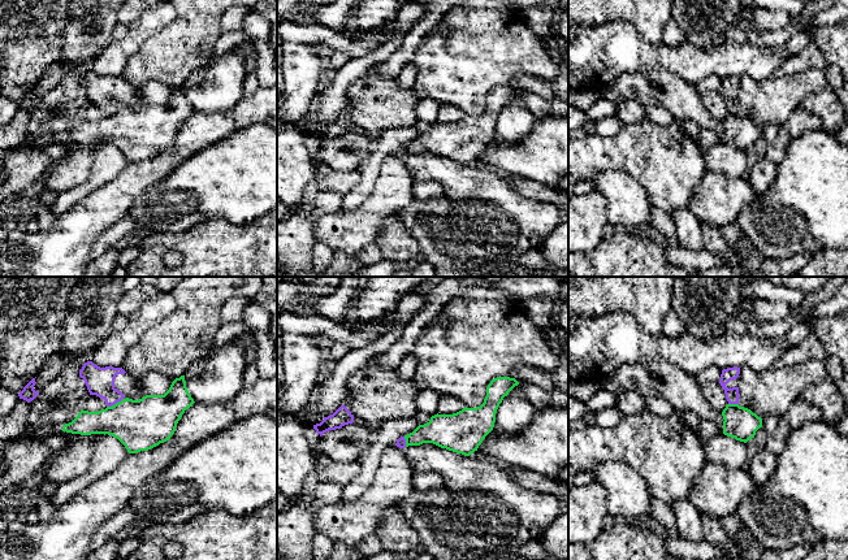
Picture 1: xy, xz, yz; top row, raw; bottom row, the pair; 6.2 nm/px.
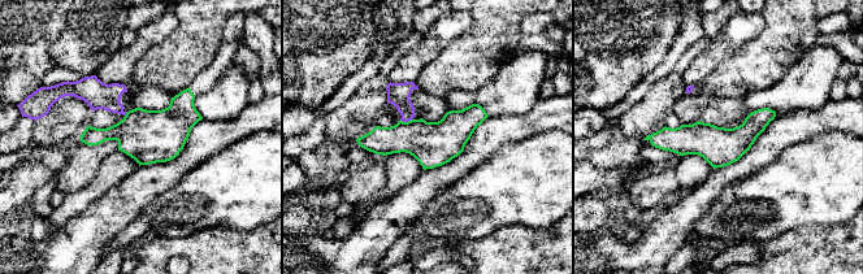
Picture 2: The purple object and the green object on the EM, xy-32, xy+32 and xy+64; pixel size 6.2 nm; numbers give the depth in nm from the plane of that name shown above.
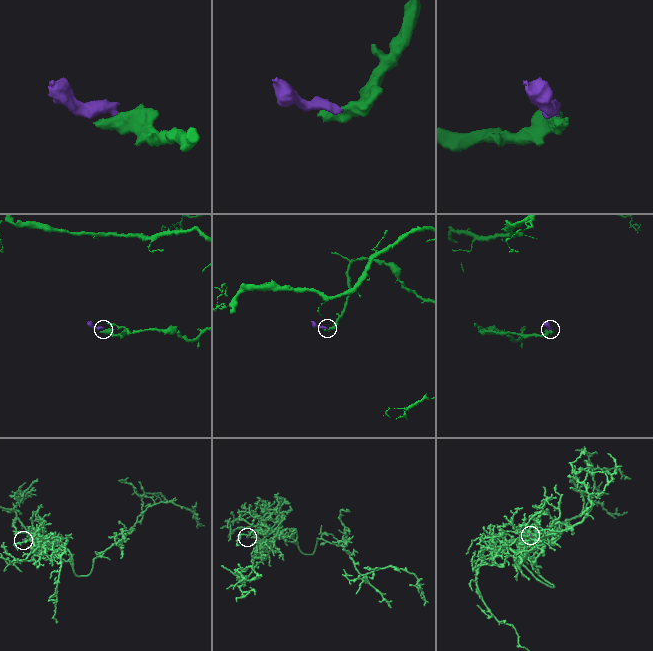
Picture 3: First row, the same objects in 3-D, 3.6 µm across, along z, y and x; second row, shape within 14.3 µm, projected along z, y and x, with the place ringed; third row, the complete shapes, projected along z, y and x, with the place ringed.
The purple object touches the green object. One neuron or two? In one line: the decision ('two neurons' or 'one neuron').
two neurons

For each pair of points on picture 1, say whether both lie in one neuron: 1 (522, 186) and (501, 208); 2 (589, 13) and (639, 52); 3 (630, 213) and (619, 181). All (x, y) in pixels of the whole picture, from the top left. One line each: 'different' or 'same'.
1: different
2: different
3: same

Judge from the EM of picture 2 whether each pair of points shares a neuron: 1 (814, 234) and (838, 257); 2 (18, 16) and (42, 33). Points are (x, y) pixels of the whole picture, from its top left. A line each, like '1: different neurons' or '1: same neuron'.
1: same neuron
2: same neuron

